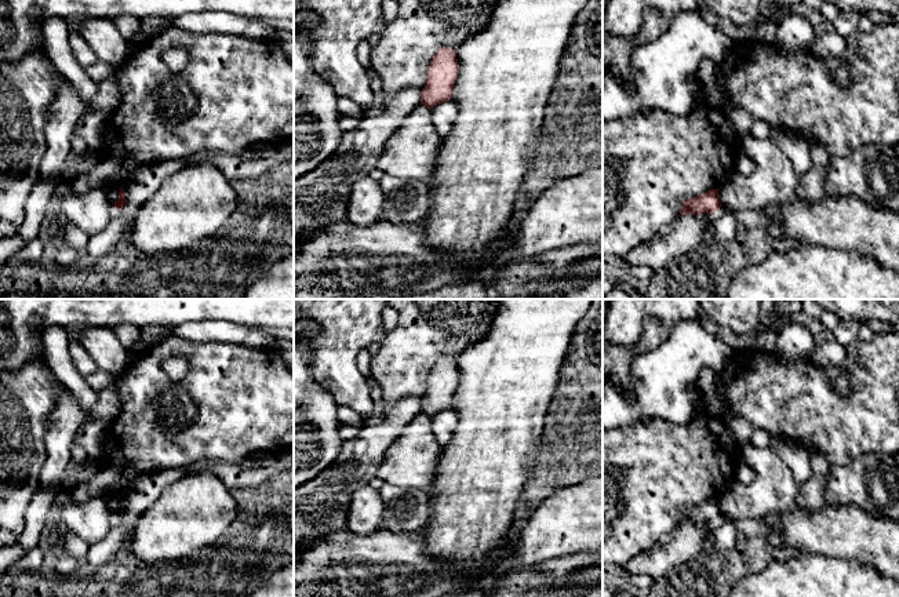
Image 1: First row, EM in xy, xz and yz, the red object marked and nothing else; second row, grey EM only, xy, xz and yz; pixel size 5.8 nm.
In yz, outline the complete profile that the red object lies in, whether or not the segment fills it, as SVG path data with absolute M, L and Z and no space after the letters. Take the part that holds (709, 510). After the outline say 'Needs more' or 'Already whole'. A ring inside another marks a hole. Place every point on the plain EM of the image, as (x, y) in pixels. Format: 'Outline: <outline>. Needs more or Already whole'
Outline: M711 498L700 505L685 507L680 524L700 524L703 521L711 523L717 521L721 517L718 507L718 498Z. Already whole

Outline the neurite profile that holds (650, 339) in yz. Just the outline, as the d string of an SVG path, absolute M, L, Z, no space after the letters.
M656 318L644 320L644 331L636 346L603 343L603 385L615 383L622 389L632 390L632 361L645 352L651 352L666 341L671 334L673 324Z

